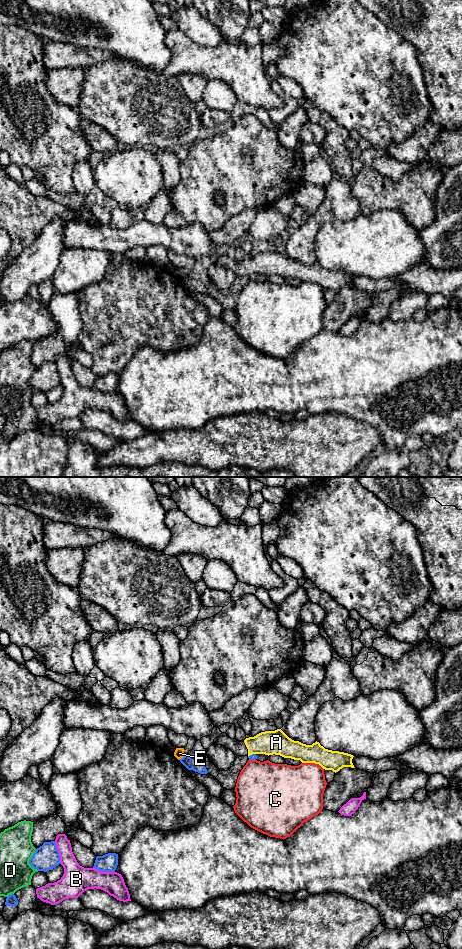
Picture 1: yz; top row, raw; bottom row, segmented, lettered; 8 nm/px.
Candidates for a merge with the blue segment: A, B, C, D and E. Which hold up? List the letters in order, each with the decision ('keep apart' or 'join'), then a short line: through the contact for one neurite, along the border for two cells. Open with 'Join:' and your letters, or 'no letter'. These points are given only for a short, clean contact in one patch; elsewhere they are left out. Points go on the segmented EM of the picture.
Join: no letter
A: keep apart | yz (255, 753), (248, 756)
B: keep apart
C: keep apart | yz (249, 758), (255, 760)
D: keep apart
E: keep apart | yz (185, 755), (179, 759)

